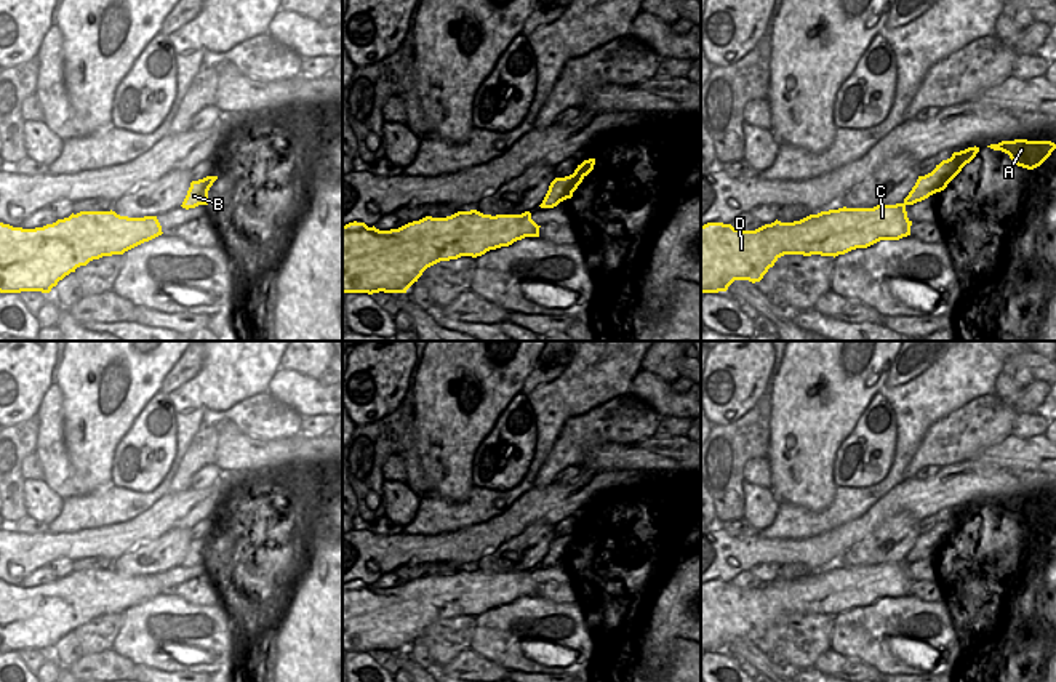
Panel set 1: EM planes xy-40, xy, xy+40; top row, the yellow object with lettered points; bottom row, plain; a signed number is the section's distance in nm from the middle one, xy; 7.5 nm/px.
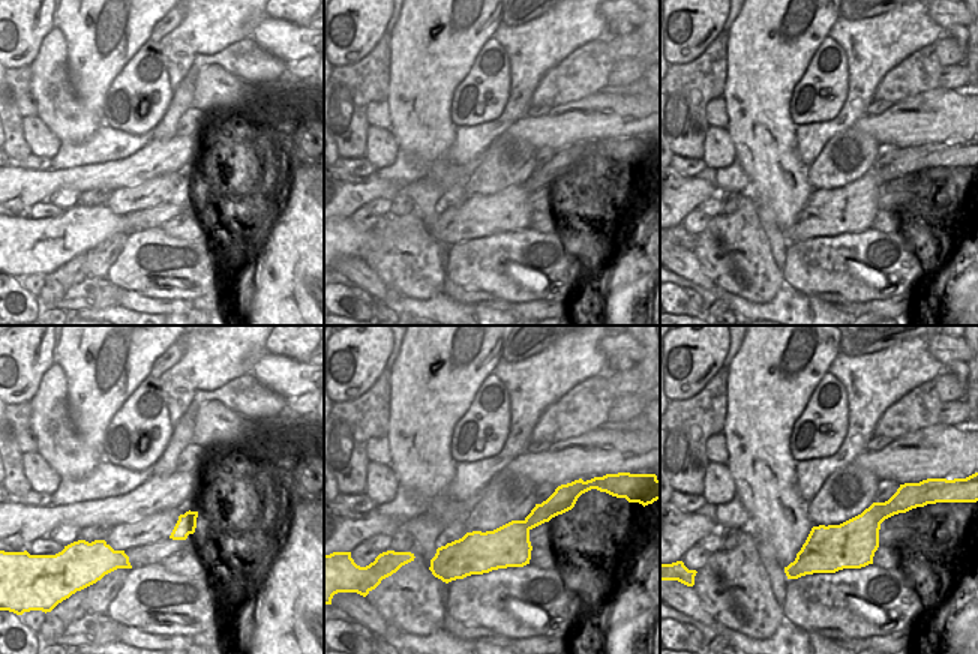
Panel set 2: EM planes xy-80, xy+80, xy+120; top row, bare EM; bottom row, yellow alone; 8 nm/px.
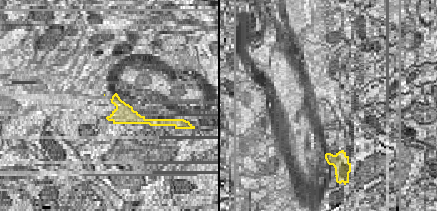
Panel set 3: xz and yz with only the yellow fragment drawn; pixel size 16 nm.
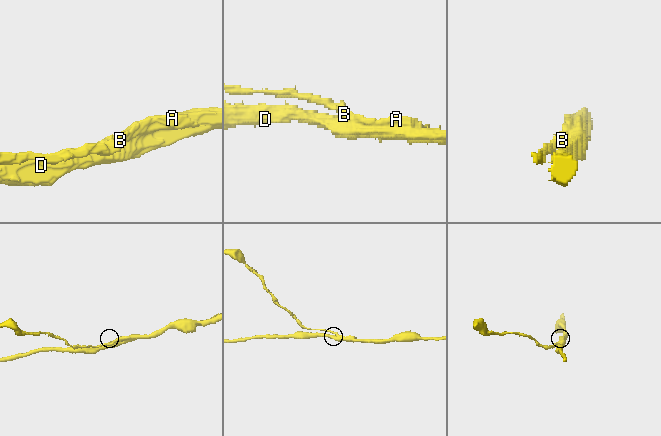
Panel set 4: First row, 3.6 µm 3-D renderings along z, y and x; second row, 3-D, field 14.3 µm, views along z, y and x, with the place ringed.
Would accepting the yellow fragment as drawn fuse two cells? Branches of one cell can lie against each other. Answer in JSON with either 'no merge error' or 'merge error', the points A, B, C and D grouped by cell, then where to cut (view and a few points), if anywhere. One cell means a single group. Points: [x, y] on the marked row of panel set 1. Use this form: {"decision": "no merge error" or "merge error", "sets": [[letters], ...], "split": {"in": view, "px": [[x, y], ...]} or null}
{"decision": "merge error", "sets": [["A", "C", "D"], ["B"]], "split": {"in": "xy+40", "px": [[935, 170], [938, 178], [930, 194]]}}

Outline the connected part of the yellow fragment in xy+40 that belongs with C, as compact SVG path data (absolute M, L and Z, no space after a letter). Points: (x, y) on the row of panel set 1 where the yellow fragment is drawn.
M906 203L838 208L800 221L774 221L755 231L701 226L701 293L726 291L734 280L760 282L784 255L838 256L880 240L910 235Z

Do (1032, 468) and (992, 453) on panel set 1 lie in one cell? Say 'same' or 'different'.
different

